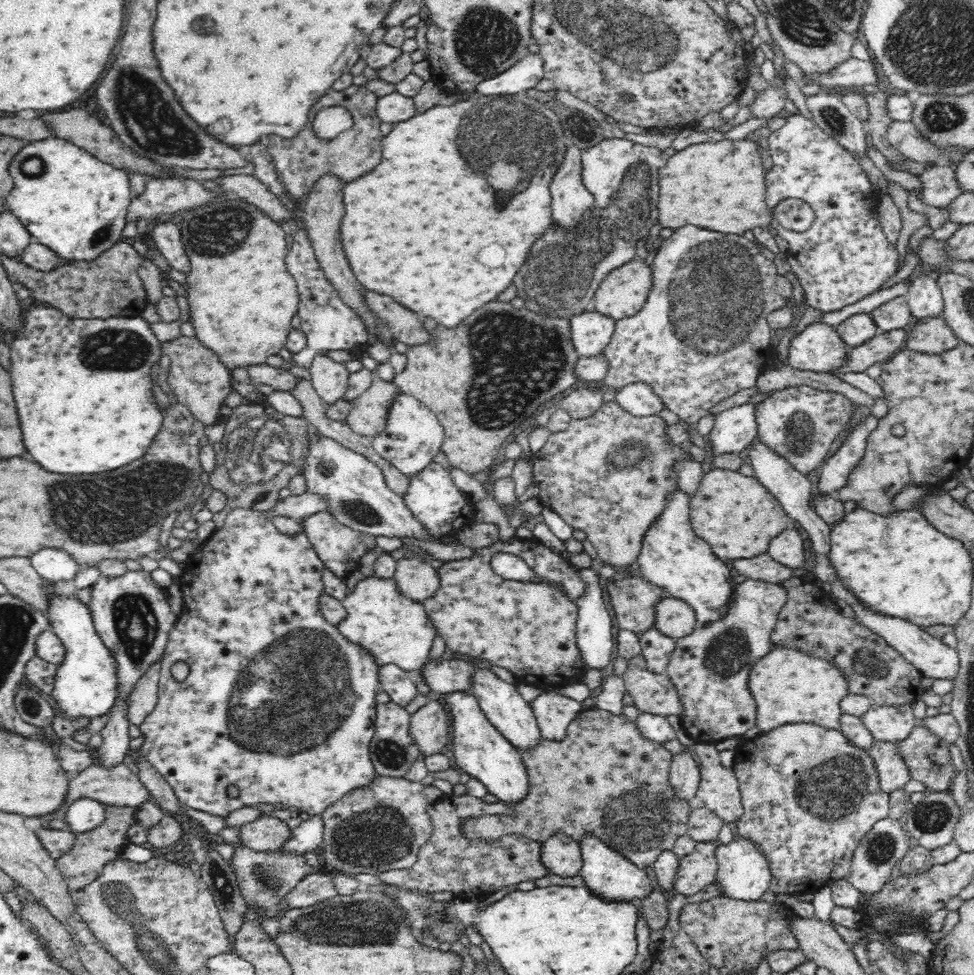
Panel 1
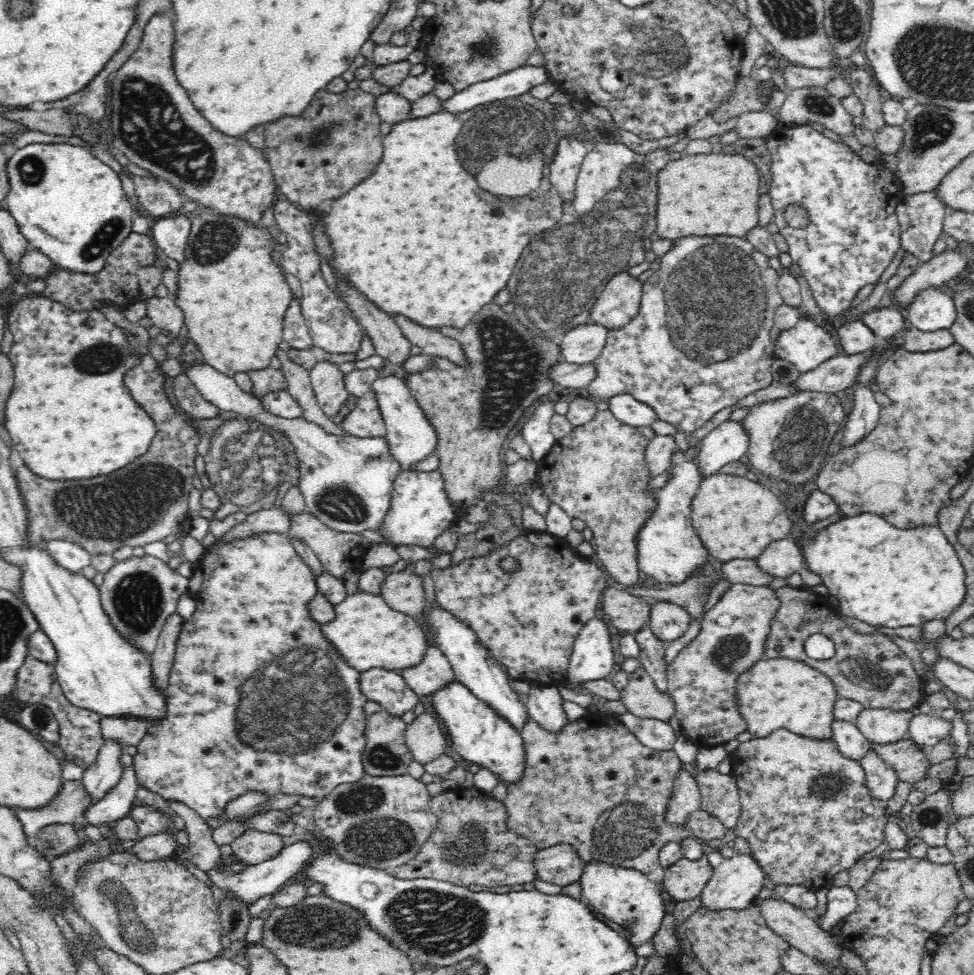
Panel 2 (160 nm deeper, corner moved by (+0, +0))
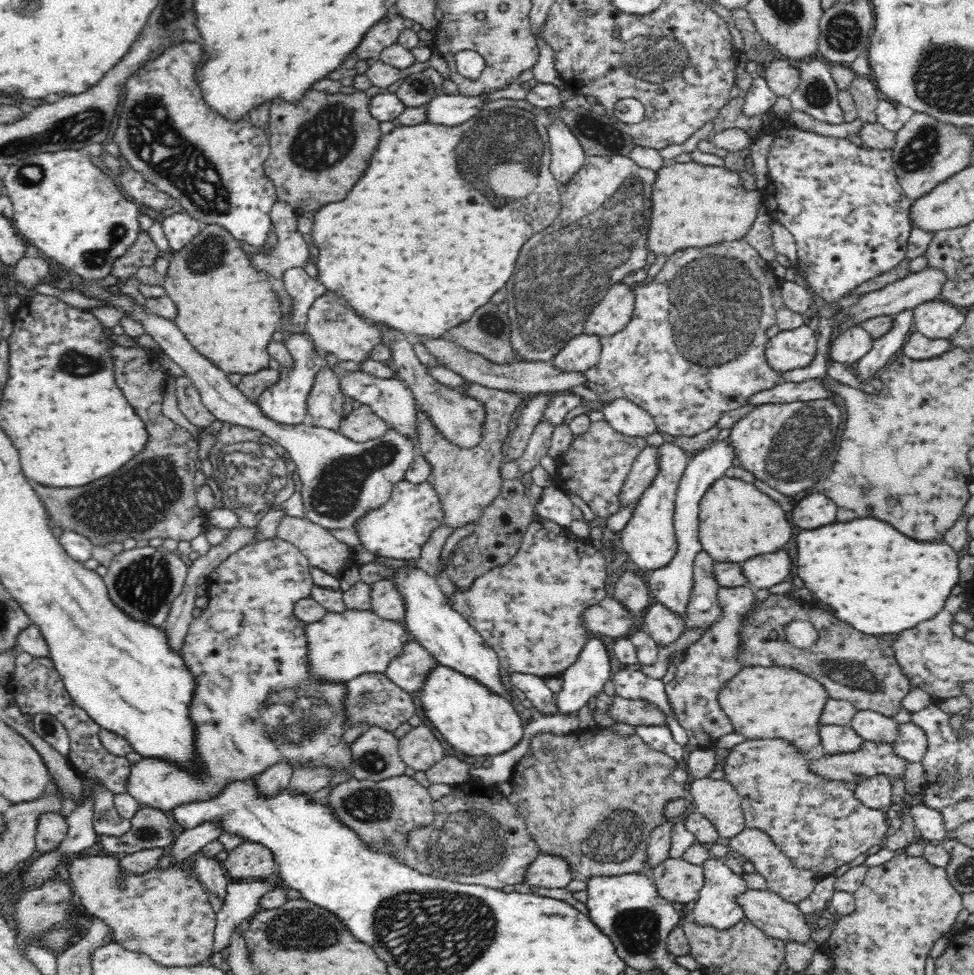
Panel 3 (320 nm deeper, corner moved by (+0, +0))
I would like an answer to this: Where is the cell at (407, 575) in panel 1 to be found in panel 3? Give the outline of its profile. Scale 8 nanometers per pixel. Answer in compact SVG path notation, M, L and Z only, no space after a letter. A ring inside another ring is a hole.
M380 577L372 584L371 608L382 618L403 621L406 614L406 599L394 579Z

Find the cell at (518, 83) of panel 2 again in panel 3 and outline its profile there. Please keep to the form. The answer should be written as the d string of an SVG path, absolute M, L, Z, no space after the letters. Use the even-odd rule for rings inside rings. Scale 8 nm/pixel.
M490 91L477 95L444 95L441 93L428 102L428 118L432 123L454 126L474 117L490 98Z

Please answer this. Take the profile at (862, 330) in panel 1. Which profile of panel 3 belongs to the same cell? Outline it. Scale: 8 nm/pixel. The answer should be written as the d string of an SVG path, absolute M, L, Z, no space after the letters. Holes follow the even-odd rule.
M861 326L843 330L830 347L830 358L841 364L854 364L871 348L875 339Z

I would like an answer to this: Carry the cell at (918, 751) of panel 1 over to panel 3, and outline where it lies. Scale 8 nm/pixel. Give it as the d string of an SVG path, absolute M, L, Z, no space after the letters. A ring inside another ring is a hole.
M864 741L862 747L854 753L827 754L813 760L813 769L828 779L845 780L853 787L859 780L872 776L874 773L886 773L893 778L904 778L908 768L908 761L899 756L894 743L876 743Z

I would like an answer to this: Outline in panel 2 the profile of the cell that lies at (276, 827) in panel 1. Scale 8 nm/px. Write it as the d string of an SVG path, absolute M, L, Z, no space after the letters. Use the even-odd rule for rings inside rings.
M248 828L230 845L237 862L248 866L270 860L287 841L280 833Z

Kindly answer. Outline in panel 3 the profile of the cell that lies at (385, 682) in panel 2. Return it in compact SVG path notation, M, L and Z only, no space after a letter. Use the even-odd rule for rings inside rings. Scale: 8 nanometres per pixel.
M366 672L348 680L347 714L349 724L378 725L383 729L395 730L416 715L412 696L399 688L385 673Z

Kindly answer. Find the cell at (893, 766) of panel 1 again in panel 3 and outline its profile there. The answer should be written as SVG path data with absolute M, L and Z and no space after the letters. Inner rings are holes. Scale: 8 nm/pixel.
M874 773L859 780L853 786L854 795L869 808L883 809L890 806L892 796L892 779L886 773Z

